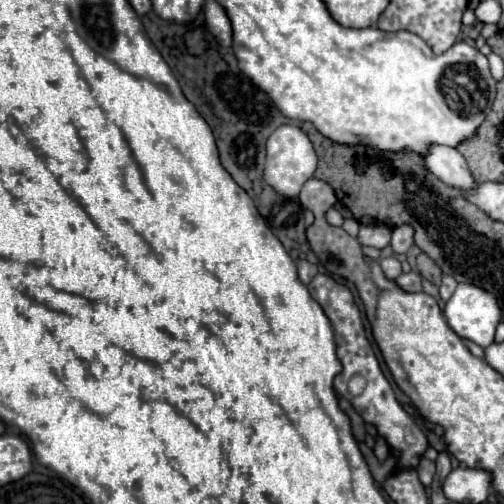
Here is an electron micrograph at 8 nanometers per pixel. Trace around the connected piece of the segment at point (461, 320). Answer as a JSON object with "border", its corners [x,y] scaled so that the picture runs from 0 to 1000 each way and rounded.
{"border":[[[913,560],[897,591],[885,599],[881,627],[913,671],[929,671],[964,690],[980,679],[984,647],[996,635],[996,615],[976,579]]]}

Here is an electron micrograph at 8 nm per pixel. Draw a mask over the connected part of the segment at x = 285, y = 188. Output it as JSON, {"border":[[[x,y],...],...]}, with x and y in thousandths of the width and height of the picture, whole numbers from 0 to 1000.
{"border":[[[563,246],[536,266],[536,274],[528,282],[524,357],[532,369],[544,373],[548,385],[556,385],[563,393],[587,393],[595,385],[595,373],[603,369],[603,361],[619,353],[627,325],[631,325],[631,310],[619,294],[619,282],[591,250]]]}

